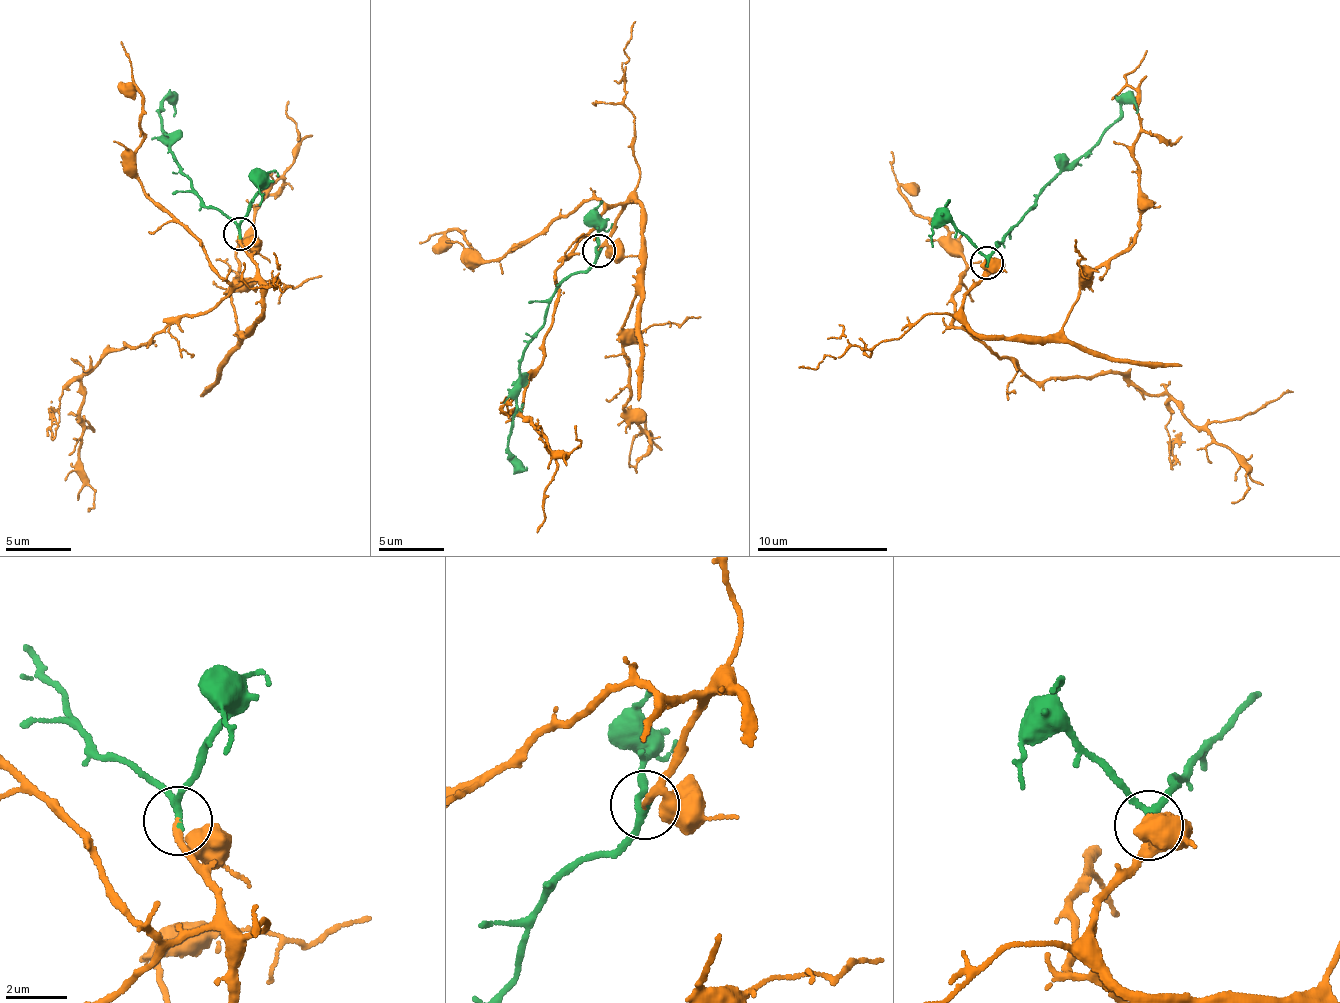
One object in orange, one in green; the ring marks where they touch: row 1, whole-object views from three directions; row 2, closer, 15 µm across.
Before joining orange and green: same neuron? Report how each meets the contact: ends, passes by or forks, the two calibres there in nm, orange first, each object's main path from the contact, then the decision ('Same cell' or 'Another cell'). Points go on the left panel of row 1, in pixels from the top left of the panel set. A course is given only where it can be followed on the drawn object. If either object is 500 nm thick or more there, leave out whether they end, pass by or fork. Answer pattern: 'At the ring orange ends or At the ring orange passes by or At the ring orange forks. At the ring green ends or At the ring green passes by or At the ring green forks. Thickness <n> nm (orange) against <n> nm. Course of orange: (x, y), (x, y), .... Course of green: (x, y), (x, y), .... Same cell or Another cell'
At the ring orange ends. At the ring green passes by. Thickness 200 nm (orange) against 200 nm. Course of orange: (240, 235), (260, 292), (261, 317), (245, 338), (232, 290), (235, 256), (253, 207), (297, 143), (288, 101). Course of green: (240, 235), (239, 224), (201, 199), (173, 156), (158, 112), (166, 100), (170, 100), (174, 117). Same cell

